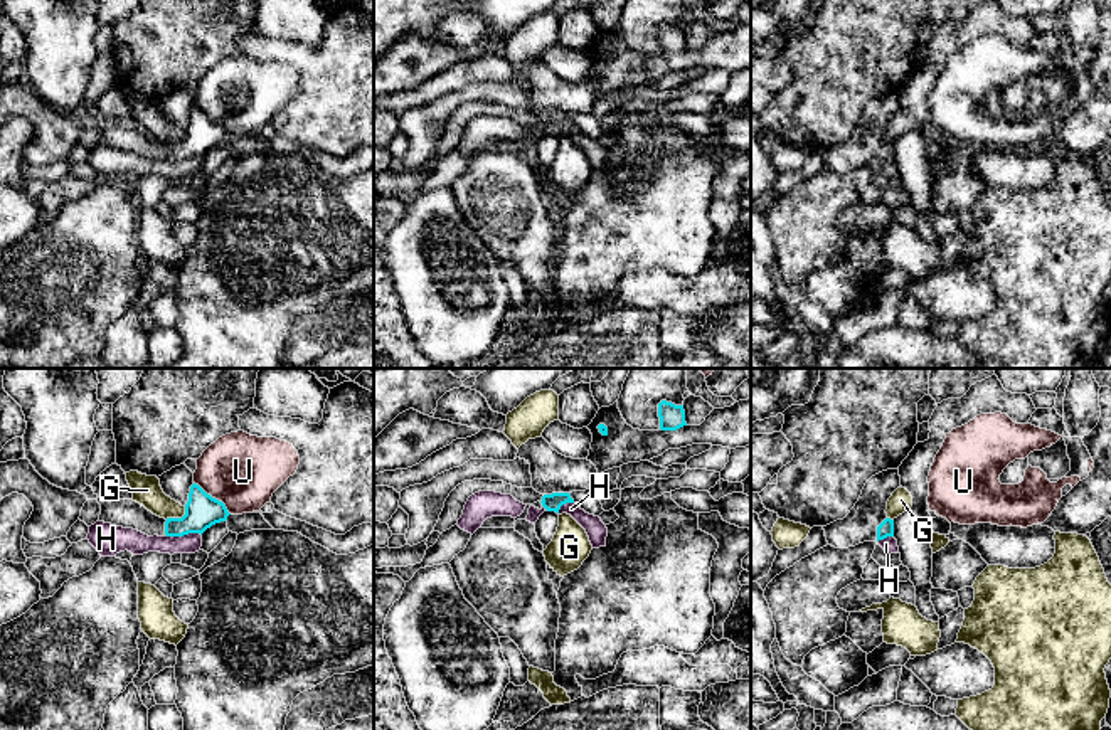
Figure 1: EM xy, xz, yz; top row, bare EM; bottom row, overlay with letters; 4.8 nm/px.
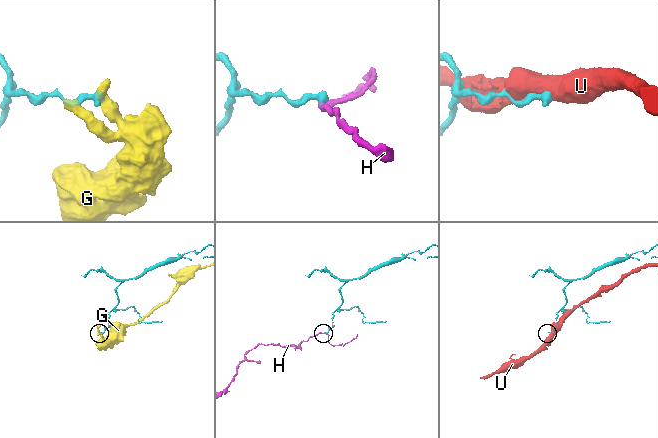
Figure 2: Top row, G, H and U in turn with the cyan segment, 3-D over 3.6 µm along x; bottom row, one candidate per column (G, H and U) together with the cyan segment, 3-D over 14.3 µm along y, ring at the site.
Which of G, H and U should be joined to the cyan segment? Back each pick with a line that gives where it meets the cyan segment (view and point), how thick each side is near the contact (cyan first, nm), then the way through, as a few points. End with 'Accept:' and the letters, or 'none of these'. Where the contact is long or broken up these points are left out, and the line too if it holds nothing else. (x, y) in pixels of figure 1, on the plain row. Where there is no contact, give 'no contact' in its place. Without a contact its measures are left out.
Accept: none of these

